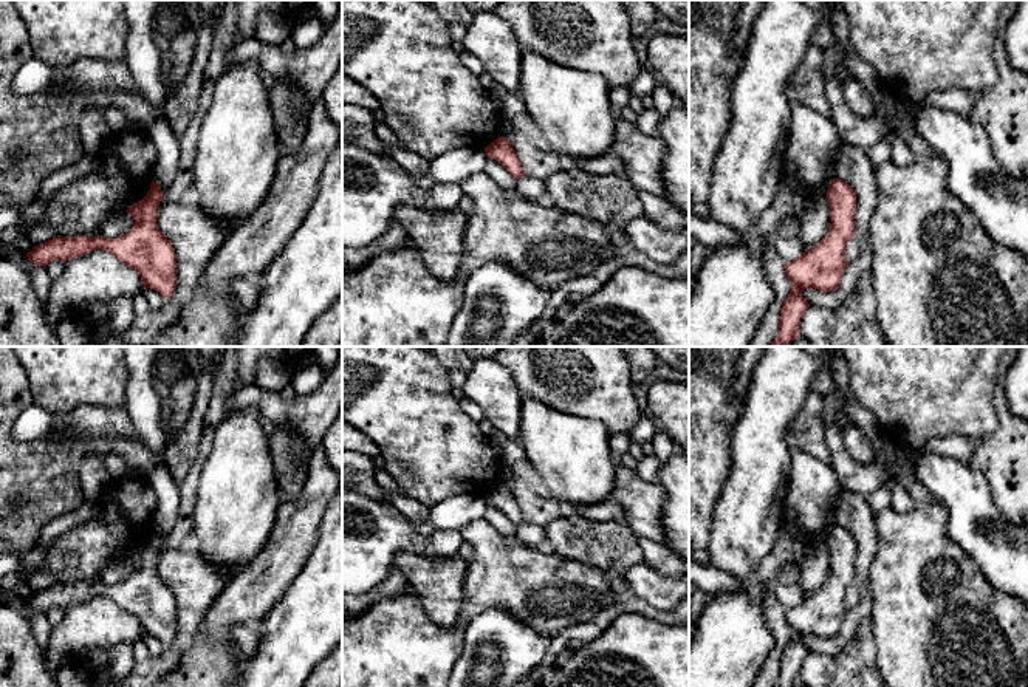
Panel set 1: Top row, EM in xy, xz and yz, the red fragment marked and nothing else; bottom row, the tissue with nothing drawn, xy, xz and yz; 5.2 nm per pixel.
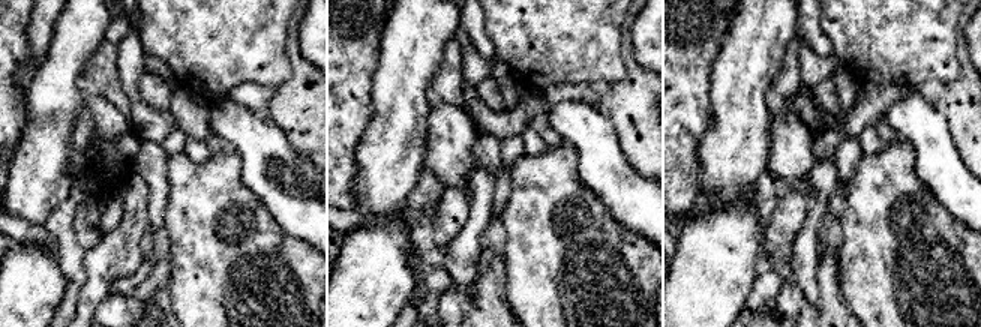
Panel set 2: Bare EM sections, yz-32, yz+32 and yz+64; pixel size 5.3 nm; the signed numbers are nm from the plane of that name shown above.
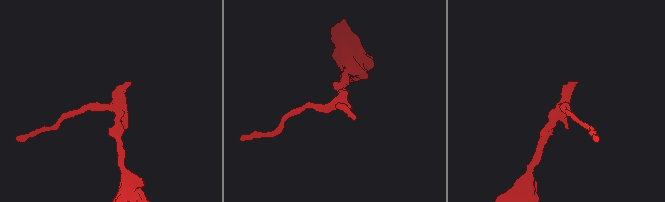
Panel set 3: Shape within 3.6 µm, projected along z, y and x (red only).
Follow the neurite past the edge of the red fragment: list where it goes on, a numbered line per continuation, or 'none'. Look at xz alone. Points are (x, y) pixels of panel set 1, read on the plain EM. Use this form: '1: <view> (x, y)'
none

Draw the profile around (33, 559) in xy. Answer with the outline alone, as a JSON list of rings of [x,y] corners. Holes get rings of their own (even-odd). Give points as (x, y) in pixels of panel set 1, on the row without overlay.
[[[51,543],[37,545],[31,551],[25,552],[23,557],[22,557],[22,568],[31,569],[34,572],[39,572],[43,560],[46,557],[50,545]]]

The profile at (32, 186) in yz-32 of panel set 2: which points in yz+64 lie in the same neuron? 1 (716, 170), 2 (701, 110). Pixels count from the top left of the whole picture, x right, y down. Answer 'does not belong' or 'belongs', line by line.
1: belongs
2: does not belong

